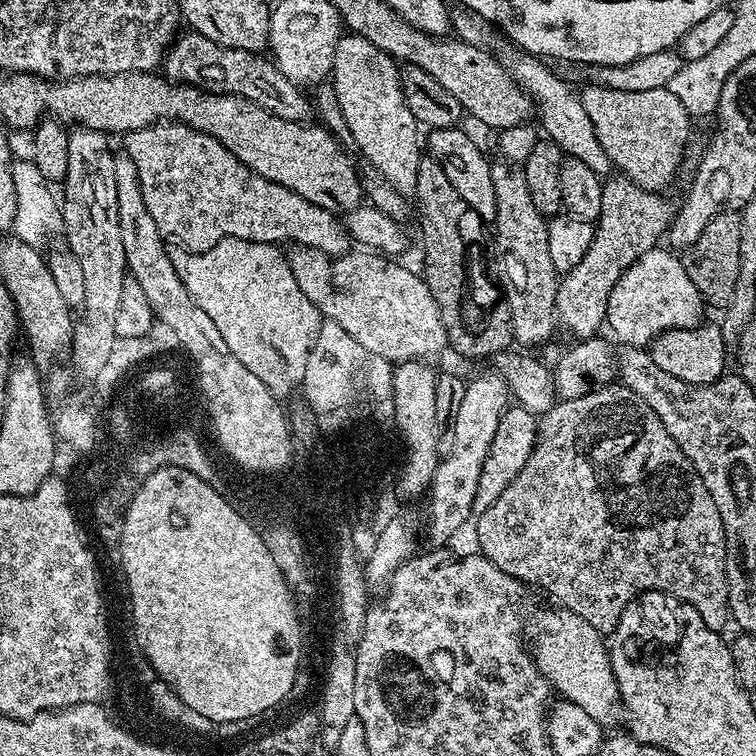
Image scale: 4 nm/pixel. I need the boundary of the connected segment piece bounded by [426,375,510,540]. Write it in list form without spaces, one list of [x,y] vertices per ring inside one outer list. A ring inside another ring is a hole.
[[[480,376],[477,380],[468,380],[464,385],[462,402],[450,421],[452,445],[448,453],[442,456],[442,462],[436,465],[432,484],[426,493],[428,500],[428,524],[432,527],[432,536],[444,540],[452,536],[473,515],[472,503],[478,486],[478,474],[482,474],[482,462],[494,442],[494,430],[502,414],[510,407],[510,389],[507,379],[500,376]]]

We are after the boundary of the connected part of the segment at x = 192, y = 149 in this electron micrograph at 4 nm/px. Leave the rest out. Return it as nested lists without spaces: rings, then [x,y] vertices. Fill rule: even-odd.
[[[161,122],[151,128],[129,132],[123,137],[123,151],[138,168],[138,178],[142,186],[142,198],[146,198],[146,210],[154,218],[154,226],[166,237],[169,245],[184,248],[188,252],[205,252],[226,238],[242,238],[250,242],[275,244],[277,246],[299,246],[325,252],[330,257],[343,256],[350,248],[347,228],[342,226],[337,213],[328,212],[314,202],[306,202],[294,190],[254,174],[218,138],[212,138],[202,130],[185,124]]]

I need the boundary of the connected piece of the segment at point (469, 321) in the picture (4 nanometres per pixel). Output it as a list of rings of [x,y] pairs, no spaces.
[[[430,154],[421,159],[418,166],[418,182],[414,193],[415,211],[420,211],[420,220],[424,223],[424,264],[422,275],[430,294],[440,307],[444,317],[444,326],[448,330],[451,351],[460,356],[492,356],[503,350],[507,344],[513,343],[511,312],[507,302],[501,295],[501,285],[494,279],[490,271],[490,244],[484,241],[486,221],[454,190],[450,178],[446,178],[446,170]]]

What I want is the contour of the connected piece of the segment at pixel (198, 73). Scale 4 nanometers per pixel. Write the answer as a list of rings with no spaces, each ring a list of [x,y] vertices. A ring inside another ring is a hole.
[[[195,30],[177,35],[172,47],[164,53],[162,72],[173,82],[191,84],[206,92],[225,92],[228,96],[253,100],[258,106],[278,114],[278,118],[286,118],[290,122],[303,124],[314,116],[313,101],[307,95],[304,97],[305,91],[290,82],[267,55],[227,48],[225,44],[210,42],[210,38]]]

